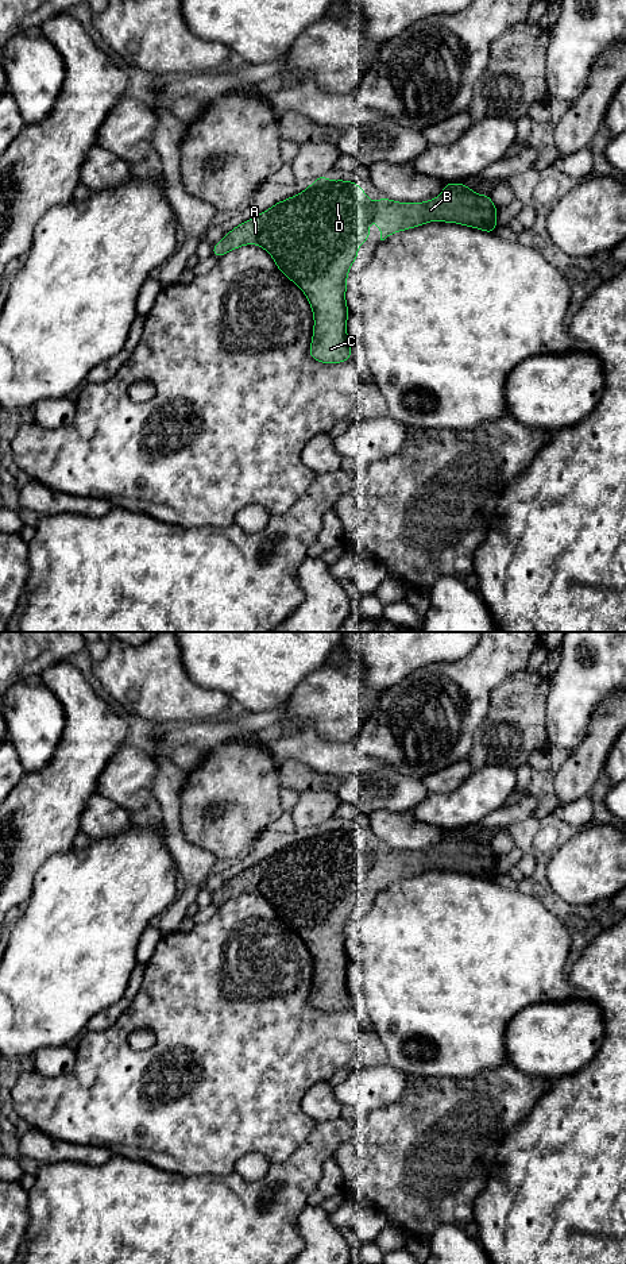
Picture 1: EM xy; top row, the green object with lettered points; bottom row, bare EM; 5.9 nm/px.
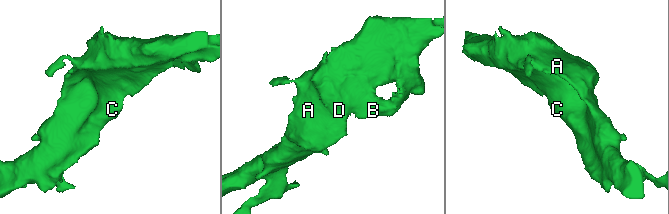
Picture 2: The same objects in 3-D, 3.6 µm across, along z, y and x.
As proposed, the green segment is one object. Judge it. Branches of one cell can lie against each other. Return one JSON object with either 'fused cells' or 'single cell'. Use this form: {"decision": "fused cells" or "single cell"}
{"decision": "single cell"}

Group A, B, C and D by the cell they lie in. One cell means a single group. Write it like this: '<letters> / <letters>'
A B C D

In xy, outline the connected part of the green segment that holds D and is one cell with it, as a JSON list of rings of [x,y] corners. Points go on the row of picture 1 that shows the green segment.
[[[321,176],[297,196],[278,201],[267,211],[227,232],[224,238],[213,246],[212,255],[221,258],[225,253],[246,244],[258,244],[264,248],[273,257],[277,267],[305,293],[310,302],[314,327],[309,355],[314,361],[326,365],[341,363],[351,359],[352,352],[347,335],[348,305],[345,301],[345,282],[351,265],[356,262],[359,244],[368,242],[371,230],[367,226],[371,221],[378,223],[380,240],[385,240],[391,234],[416,228],[433,220],[463,224],[494,234],[496,228],[496,213],[498,207],[494,205],[490,194],[476,194],[465,184],[448,182],[444,185],[443,193],[436,199],[411,204],[391,201],[386,196],[379,201],[371,201],[364,194],[364,189],[353,181],[329,181],[326,176]]]

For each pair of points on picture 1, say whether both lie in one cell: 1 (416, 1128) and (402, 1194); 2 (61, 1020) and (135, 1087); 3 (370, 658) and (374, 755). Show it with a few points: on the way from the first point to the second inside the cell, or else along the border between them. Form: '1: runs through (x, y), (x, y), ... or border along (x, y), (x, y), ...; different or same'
1: runs through (416, 1144), (416, 1178); same
2: border along (85, 1029), (76, 1041); different
3: border along (375, 706), (355, 736); different

